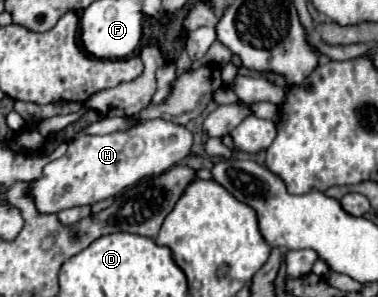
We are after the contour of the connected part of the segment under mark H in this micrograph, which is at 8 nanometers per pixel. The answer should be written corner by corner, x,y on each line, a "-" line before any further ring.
162,119
140,121
130,131
116,131
108,135
78,135
74,141
68,143
66,155
48,163
44,167
42,177
32,181
32,195
34,195
36,207
40,213
58,213
68,207
86,205
86,203
92,205
96,201
108,199
116,195
118,191
138,183
144,177
152,177
152,175
160,175
168,171
170,167
174,167
176,163
180,163
184,157
190,155
192,143
194,143
194,135
184,125
176,125
176,123
162,121

